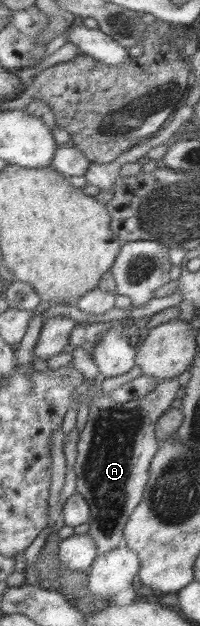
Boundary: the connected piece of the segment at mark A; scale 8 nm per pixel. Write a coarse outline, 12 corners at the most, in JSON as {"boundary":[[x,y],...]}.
{"boundary":[[178,376],[141,399],[96,398],[76,490],[100,553],[127,546]]}

